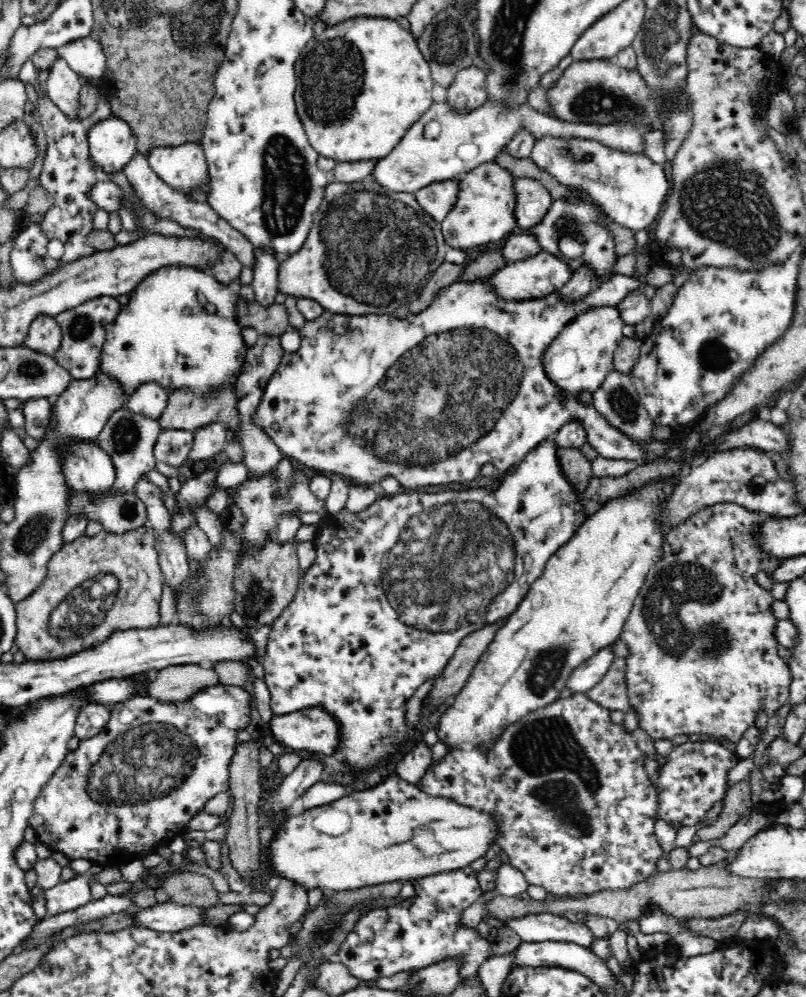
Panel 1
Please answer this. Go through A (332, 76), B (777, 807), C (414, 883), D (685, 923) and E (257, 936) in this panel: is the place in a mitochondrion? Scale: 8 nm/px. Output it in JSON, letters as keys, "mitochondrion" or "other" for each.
{"A":"mitochondrion","B":"other","C":"other","D":"other","E":"other"}

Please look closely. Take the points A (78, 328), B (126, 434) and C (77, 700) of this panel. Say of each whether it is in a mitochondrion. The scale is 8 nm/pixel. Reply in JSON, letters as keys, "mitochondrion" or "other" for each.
{"A":"mitochondrion","B":"mitochondrion","C":"other"}

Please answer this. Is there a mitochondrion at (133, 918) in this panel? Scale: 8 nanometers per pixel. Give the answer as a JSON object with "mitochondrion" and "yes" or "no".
{"mitochondrion":"no"}

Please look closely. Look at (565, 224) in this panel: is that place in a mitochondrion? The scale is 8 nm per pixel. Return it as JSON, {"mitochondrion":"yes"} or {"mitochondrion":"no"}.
{"mitochondrion":"yes"}

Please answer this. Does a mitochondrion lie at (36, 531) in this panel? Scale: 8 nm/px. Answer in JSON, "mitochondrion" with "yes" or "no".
{"mitochondrion":"yes"}

